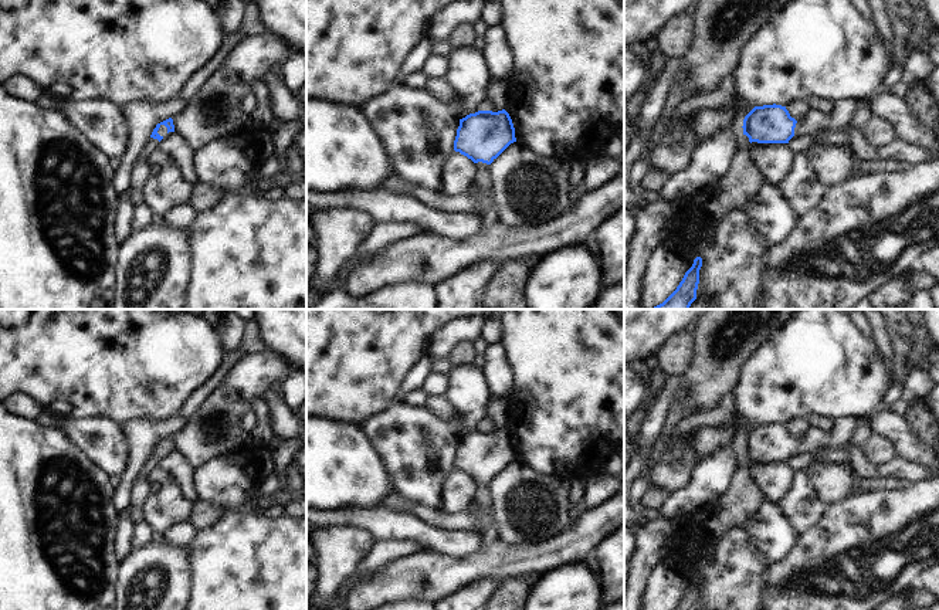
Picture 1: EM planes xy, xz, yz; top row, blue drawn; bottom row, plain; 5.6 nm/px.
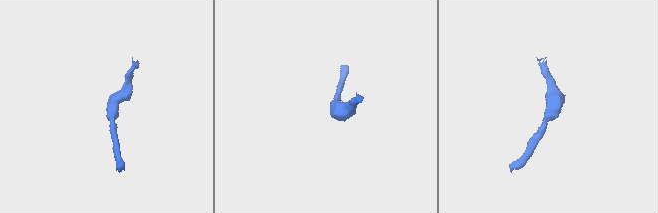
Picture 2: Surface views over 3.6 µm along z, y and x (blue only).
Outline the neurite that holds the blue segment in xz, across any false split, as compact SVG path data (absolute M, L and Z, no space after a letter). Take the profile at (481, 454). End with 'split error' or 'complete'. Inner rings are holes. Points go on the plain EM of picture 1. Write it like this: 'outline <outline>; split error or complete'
outline M505 427L478 428L460 437L454 468L471 477L477 484L474 499L482 514L482 531L489 523L488 511L492 508L489 482L513 460L516 460L515 445Z; split error

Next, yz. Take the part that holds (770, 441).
outline M838 416L830 430L811 424L800 438L791 436L782 423L755 424L743 437L743 453L750 461L789 461L794 453L845 444L854 434L857 421L854 416Z; split error

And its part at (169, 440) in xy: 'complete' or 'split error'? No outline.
split error

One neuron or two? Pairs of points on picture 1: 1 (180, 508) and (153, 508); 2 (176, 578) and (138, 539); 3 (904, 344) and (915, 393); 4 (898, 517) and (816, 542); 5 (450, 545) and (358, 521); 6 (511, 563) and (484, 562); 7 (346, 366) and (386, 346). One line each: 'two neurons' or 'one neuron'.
1: one neuron
2: two neurons
3: two neurons
4: one neuron
5: one neuron
6: one neuron
7: one neuron

